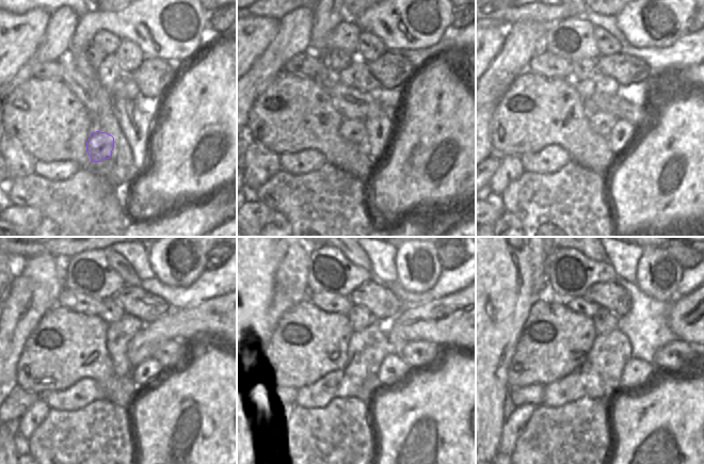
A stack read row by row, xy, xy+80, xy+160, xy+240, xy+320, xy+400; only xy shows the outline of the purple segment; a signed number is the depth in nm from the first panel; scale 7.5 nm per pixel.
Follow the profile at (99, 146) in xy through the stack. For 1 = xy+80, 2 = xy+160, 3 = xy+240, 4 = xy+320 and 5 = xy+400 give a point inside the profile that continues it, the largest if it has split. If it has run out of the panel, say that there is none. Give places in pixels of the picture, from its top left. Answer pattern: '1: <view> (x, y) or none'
1: xy+80 (354, 130)
2: xy+160 (602, 123)
3: xy+240 (213, 319)
4: xy+320 (453, 319)
5: xy+400 (692, 318)

